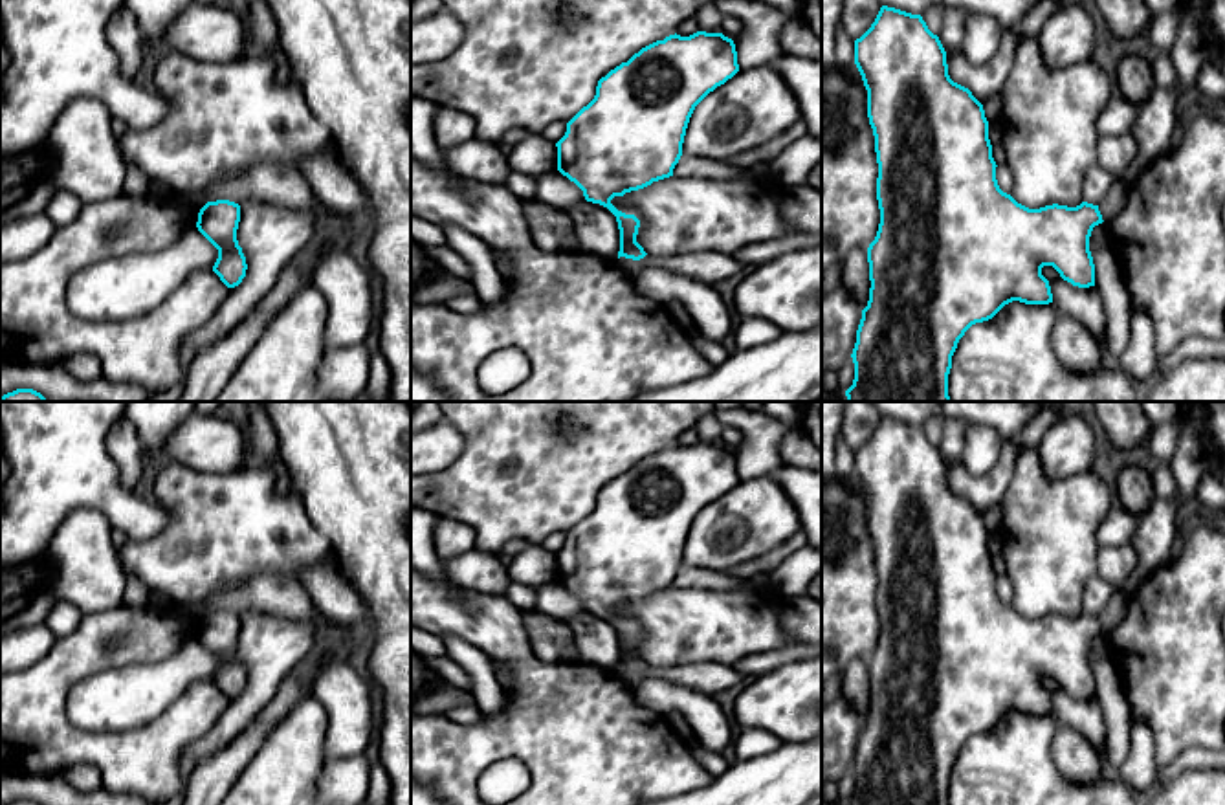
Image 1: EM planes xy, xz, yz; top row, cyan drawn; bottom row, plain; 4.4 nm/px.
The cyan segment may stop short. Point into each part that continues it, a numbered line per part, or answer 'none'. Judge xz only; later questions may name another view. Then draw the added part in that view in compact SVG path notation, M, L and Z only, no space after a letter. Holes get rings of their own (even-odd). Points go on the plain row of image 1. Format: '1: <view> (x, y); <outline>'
none

